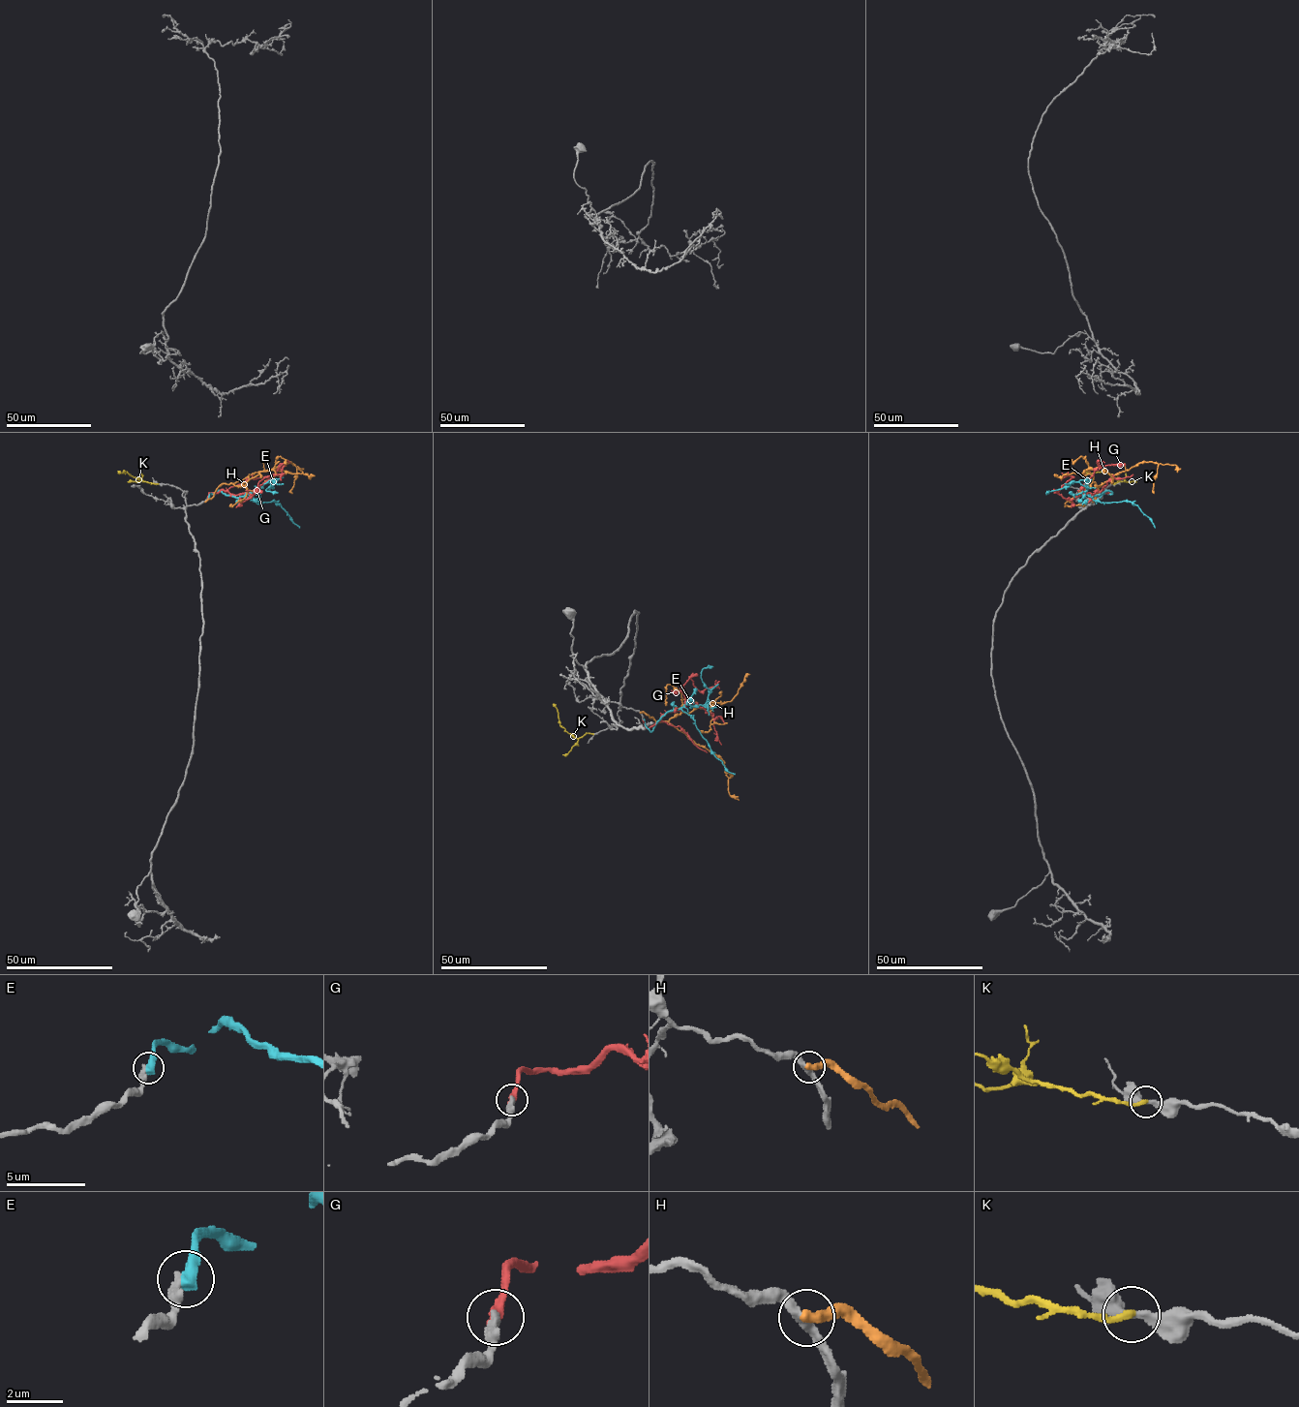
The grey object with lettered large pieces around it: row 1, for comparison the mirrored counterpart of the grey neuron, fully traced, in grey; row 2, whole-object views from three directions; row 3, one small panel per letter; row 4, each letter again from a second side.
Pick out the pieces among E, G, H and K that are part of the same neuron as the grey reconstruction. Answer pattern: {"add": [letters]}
{"add": ["G", "K"]}

